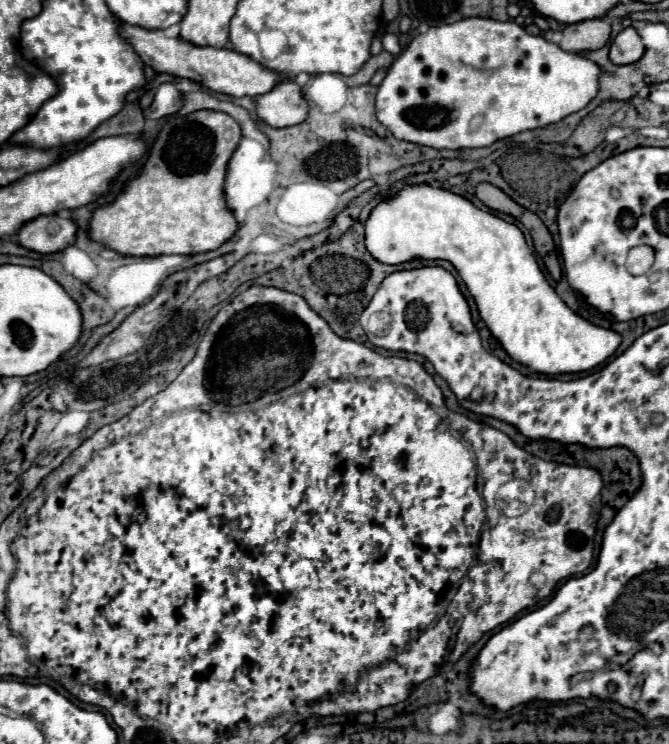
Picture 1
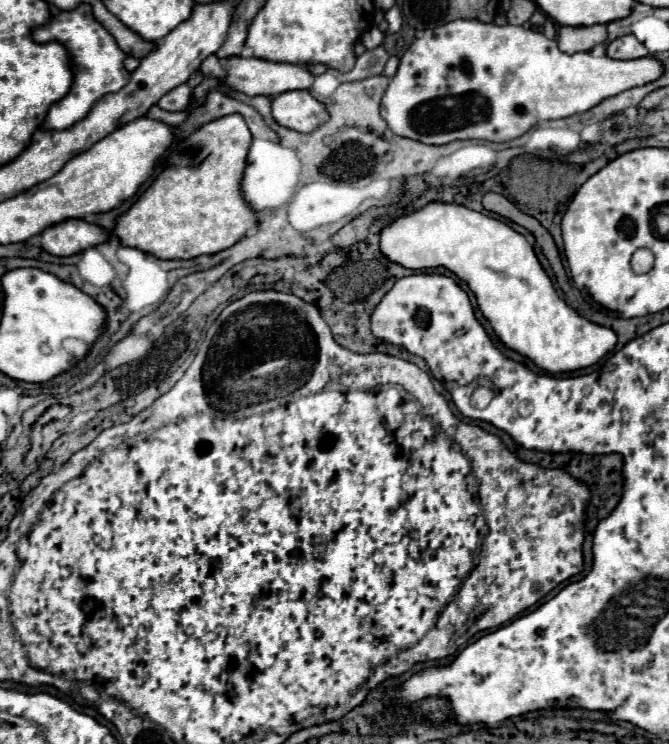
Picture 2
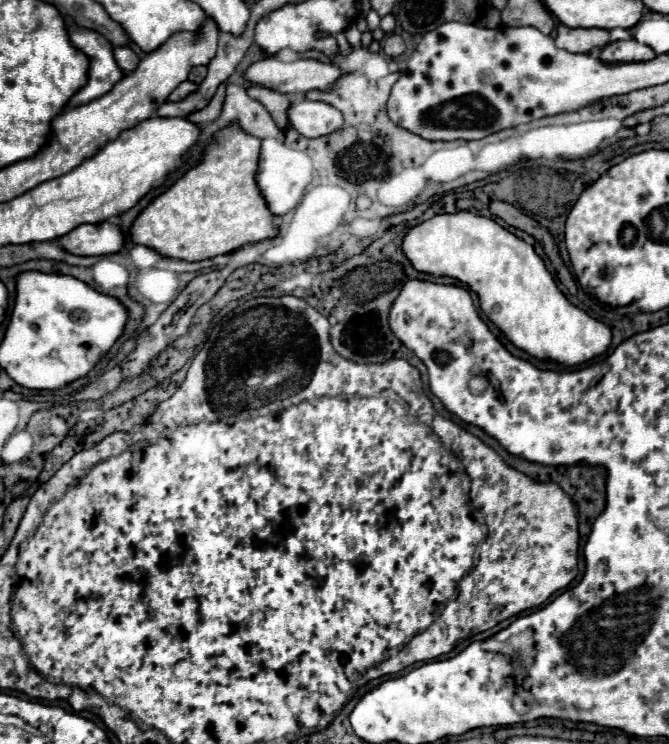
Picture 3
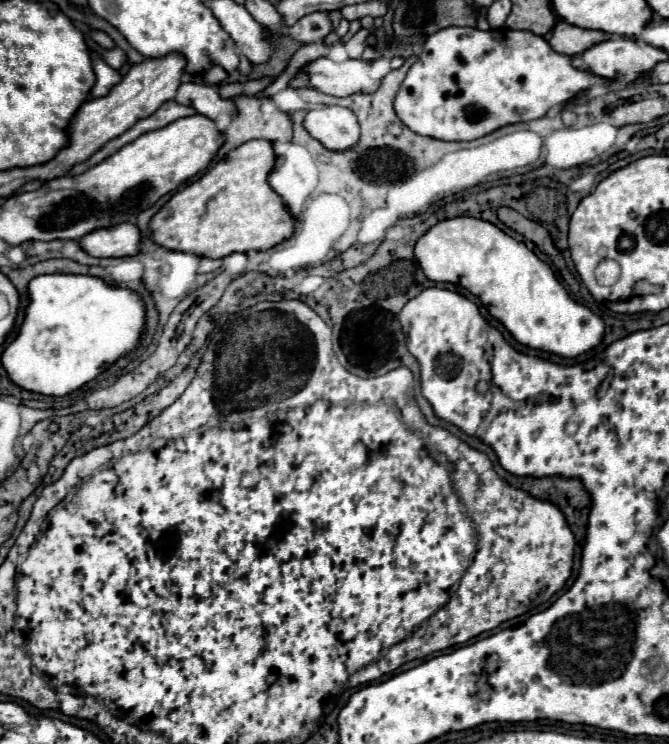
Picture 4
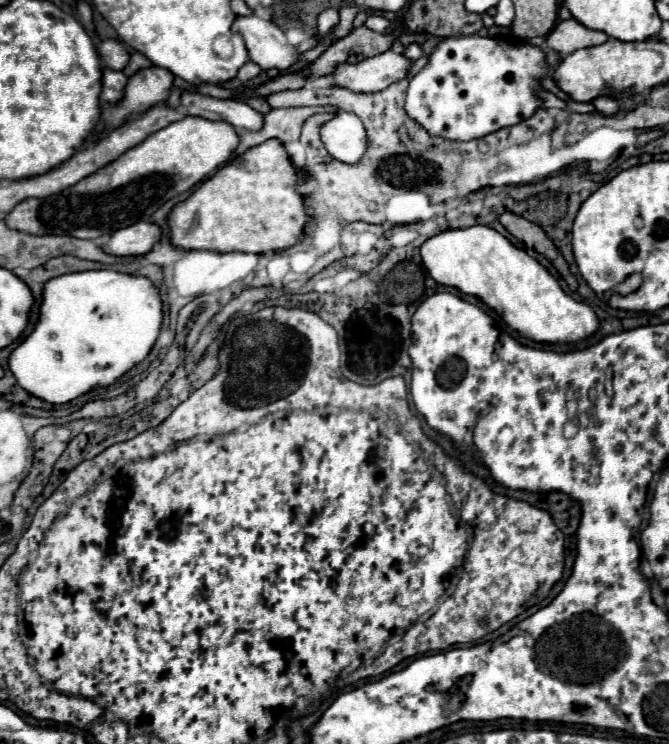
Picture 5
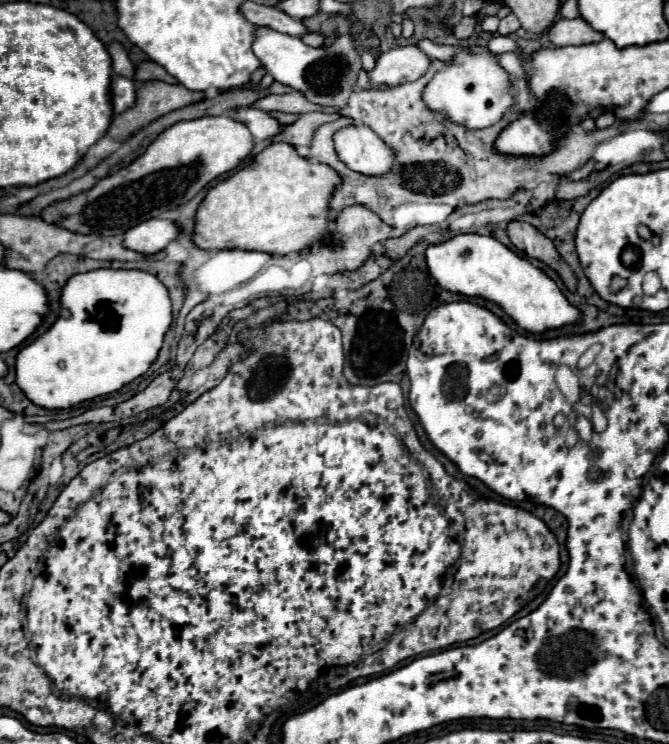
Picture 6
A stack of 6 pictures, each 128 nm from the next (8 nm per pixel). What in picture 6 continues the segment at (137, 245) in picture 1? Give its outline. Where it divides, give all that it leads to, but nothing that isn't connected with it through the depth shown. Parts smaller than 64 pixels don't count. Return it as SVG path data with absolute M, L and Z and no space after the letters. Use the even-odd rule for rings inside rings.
M274 142L252 162L212 186L196 210L192 242L204 250L258 250L272 256L300 252L330 232L328 200L340 184L338 172L306 160L290 144Z

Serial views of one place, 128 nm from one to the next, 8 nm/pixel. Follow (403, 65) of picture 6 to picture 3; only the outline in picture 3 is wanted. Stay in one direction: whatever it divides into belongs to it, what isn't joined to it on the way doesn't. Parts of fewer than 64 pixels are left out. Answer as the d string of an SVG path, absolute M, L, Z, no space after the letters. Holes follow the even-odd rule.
M268 56L264 60L258 60L254 64L250 64L244 72L244 78L250 82L250 84L256 84L256 86L264 86L264 88L272 88L276 92L282 92L282 94L296 94L296 92L302 92L306 94L308 90L328 90L332 88L332 84L344 76L336 66L332 66L330 62L318 62L318 60L304 60L304 58L298 58L294 62L282 62L278 60L276 56Z

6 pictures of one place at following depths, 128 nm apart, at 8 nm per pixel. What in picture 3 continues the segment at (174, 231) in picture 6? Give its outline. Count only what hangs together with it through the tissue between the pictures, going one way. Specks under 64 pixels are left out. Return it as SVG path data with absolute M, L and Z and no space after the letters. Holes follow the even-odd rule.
M112 222L80 224L80 228L74 228L68 236L62 236L58 244L76 256L106 256L122 250L124 236Z

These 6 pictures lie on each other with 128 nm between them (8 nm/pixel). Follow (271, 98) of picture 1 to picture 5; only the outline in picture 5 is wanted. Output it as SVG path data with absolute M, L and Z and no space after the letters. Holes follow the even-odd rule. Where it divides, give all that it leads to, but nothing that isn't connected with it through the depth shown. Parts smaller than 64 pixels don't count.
M336 112L336 116L320 126L320 138L326 150L340 162L354 164L368 148L362 120L352 112Z

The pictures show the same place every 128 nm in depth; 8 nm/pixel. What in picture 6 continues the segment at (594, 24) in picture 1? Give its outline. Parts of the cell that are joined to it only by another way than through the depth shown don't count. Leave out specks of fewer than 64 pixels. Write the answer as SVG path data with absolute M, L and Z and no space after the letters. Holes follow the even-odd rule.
M560 18L548 30L548 38L556 48L560 48L560 46L584 46L584 44L600 42L604 34L590 28L582 18L574 18L574 20Z

